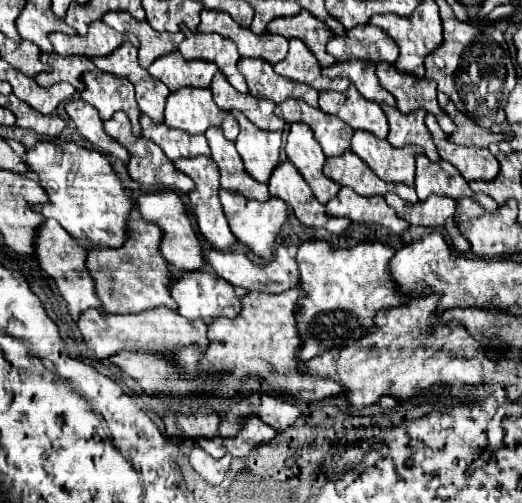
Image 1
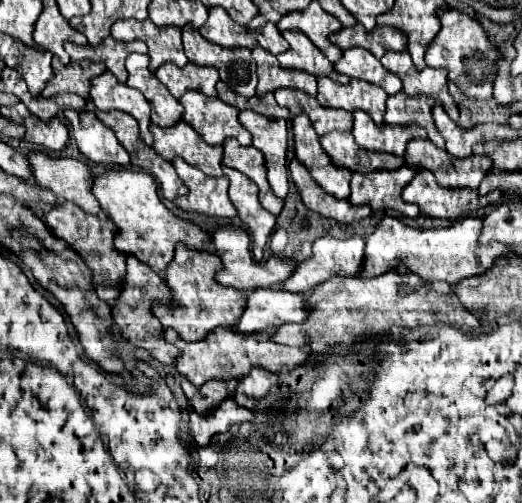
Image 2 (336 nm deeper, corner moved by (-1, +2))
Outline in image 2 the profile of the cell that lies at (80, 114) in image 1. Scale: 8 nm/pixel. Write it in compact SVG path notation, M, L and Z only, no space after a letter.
M64 110L66 120L72 126L78 150L92 162L106 166L128 166L130 154L124 152L114 132L104 126L94 112Z

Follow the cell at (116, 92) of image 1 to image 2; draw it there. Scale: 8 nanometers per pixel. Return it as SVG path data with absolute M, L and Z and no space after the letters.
M104 72L92 80L90 98L98 110L104 110L104 112L122 110L122 112L128 112L130 116L134 116L138 120L140 138L148 146L154 144L150 130L148 130L148 126L150 126L150 104L142 96L142 92L138 92L136 88L130 88L126 84L118 84L118 80L110 72Z

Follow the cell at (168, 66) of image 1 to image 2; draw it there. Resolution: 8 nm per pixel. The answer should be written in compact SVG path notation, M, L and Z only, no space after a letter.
M164 64L156 70L156 78L166 84L170 94L174 98L180 98L188 90L198 90L204 92L210 98L216 98L216 82L218 82L218 72L216 68L208 66L196 66L196 64L186 64L184 68L178 68L174 64Z

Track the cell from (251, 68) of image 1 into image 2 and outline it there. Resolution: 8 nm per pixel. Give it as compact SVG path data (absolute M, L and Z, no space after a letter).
M252 48L252 58L256 60L256 66L258 66L258 96L260 98L266 92L274 92L284 86L298 88L310 96L316 96L316 76L302 70L282 68L276 56L266 52L264 48Z

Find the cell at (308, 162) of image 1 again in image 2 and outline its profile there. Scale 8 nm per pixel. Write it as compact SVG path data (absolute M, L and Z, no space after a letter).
M298 114L292 120L294 142L296 142L296 158L310 168L314 180L332 196L348 198L350 196L350 178L352 172L348 168L338 168L332 164L330 156L320 146L320 136L314 132L312 122L306 114Z

